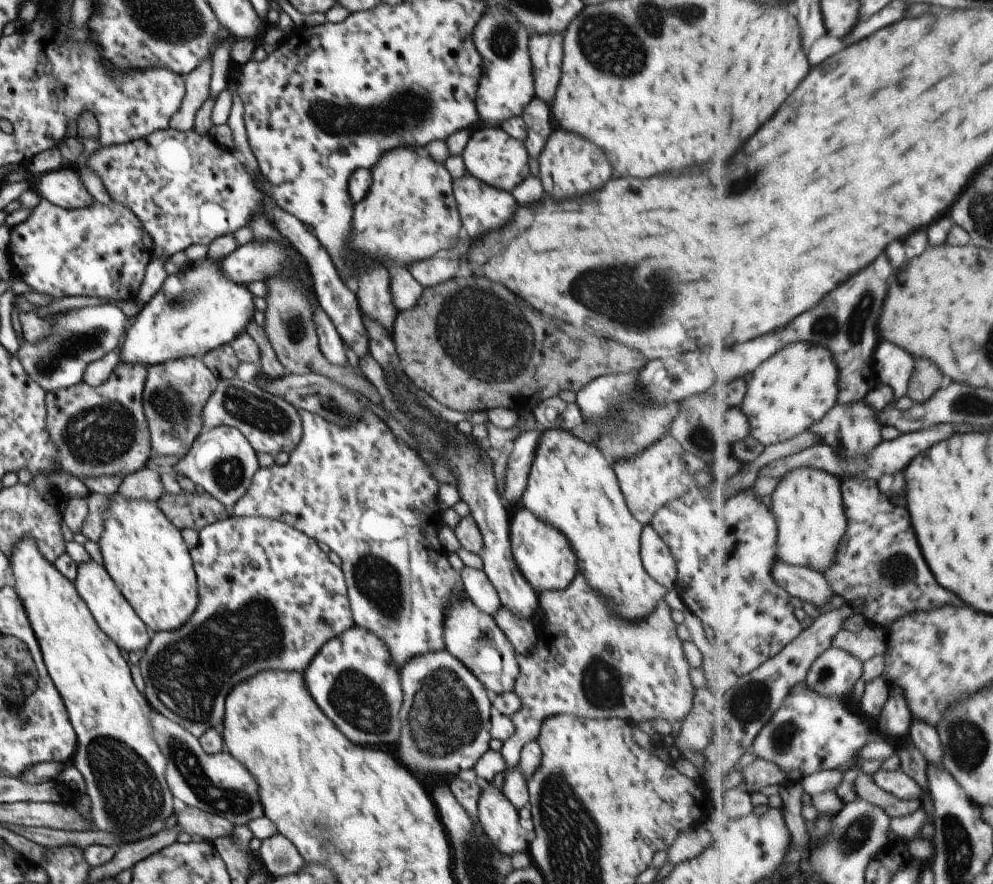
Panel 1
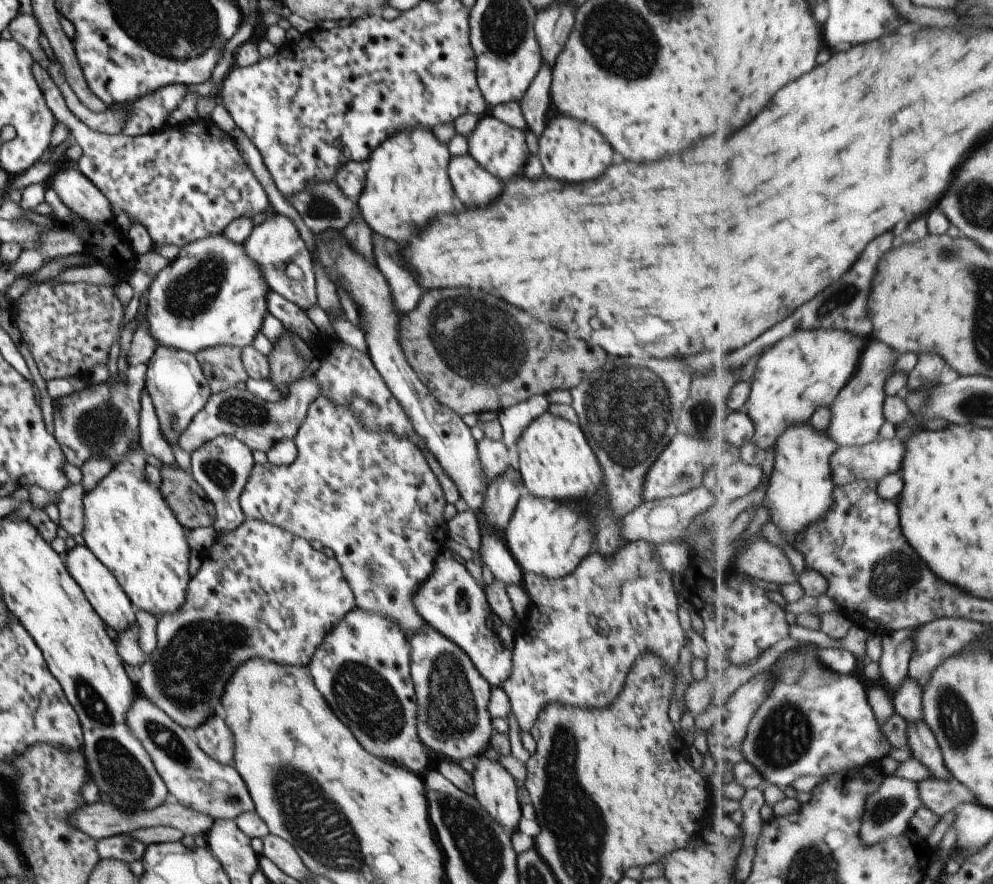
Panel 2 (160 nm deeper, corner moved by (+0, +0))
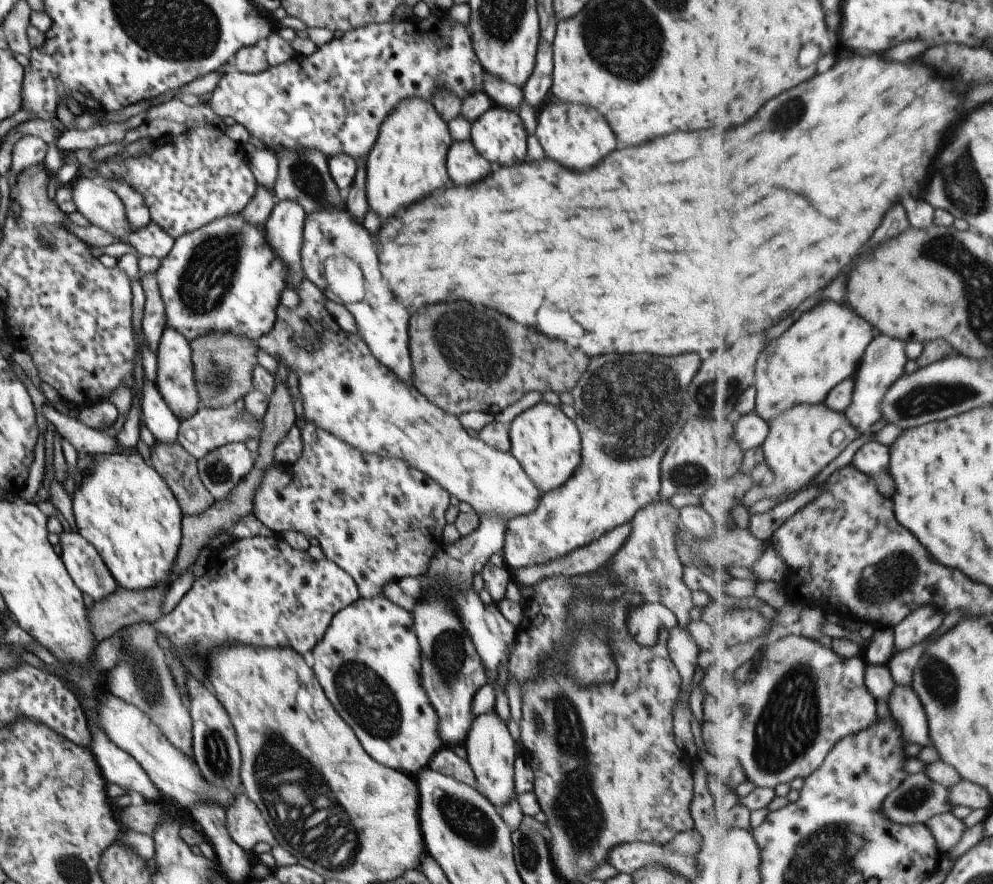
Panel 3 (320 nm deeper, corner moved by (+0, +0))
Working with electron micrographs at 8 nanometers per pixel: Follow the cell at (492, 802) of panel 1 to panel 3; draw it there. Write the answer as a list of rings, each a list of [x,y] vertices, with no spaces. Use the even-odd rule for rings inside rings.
[[[486,712],[475,716],[470,722],[464,738],[466,758],[473,771],[476,790],[499,810],[513,795],[518,785],[518,764],[513,738],[505,723],[496,712]]]

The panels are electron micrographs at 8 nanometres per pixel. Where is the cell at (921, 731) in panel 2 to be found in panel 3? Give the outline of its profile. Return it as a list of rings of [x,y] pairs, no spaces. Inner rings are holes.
[[[895,685],[888,698],[891,714],[900,722],[907,743],[922,747],[932,742],[928,716],[913,685]]]

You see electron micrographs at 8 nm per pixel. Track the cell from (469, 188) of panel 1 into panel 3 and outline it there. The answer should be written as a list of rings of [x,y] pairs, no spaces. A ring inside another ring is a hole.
[[[470,139],[450,142],[445,166],[447,166],[447,176],[455,184],[477,182],[489,172],[489,164],[475,150]]]

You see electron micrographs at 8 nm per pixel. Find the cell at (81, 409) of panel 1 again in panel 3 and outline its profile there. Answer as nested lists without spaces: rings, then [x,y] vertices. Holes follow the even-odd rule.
[[[146,273],[140,278],[144,290],[144,307],[142,316],[142,331],[144,332],[148,347],[155,352],[158,342],[166,327],[164,304],[158,291],[158,284],[154,273]]]

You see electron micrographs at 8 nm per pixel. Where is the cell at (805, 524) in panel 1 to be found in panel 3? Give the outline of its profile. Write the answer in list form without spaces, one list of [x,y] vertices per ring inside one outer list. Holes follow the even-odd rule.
[[[825,403],[816,405],[800,404],[778,414],[769,421],[770,433],[762,444],[766,463],[771,468],[775,478],[765,487],[744,486],[739,493],[734,512],[749,510],[754,503],[764,498],[779,498],[785,492],[795,492],[805,488],[815,476],[835,460],[852,440],[861,436],[860,430],[844,413],[828,407]]]

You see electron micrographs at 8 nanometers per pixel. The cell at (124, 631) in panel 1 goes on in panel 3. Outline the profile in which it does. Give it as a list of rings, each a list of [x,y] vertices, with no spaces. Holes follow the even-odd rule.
[[[76,530],[58,534],[59,556],[75,586],[93,601],[114,593],[115,579],[99,553]]]

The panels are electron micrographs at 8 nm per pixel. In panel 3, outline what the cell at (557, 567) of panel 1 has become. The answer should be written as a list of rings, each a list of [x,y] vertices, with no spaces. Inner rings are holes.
[[[607,354],[607,356],[597,356],[597,358],[589,358],[587,366],[583,374],[579,376],[575,386],[572,388],[570,394],[573,398],[572,407],[576,412],[574,424],[580,436],[580,461],[578,467],[573,471],[573,474],[557,488],[541,494],[538,506],[529,515],[515,517],[506,522],[506,529],[504,532],[504,541],[500,554],[502,556],[503,565],[508,570],[515,570],[519,567],[538,565],[548,560],[556,559],[563,556],[572,550],[578,549],[580,546],[589,544],[591,540],[599,538],[603,532],[607,532],[613,526],[619,526],[623,523],[630,523],[634,514],[643,508],[651,501],[656,501],[660,489],[660,460],[669,443],[681,432],[681,427],[689,417],[687,406],[683,402],[683,396],[687,392],[687,386],[691,382],[691,378],[699,368],[699,356],[697,354],[681,354],[681,356],[651,356],[651,354]]]

